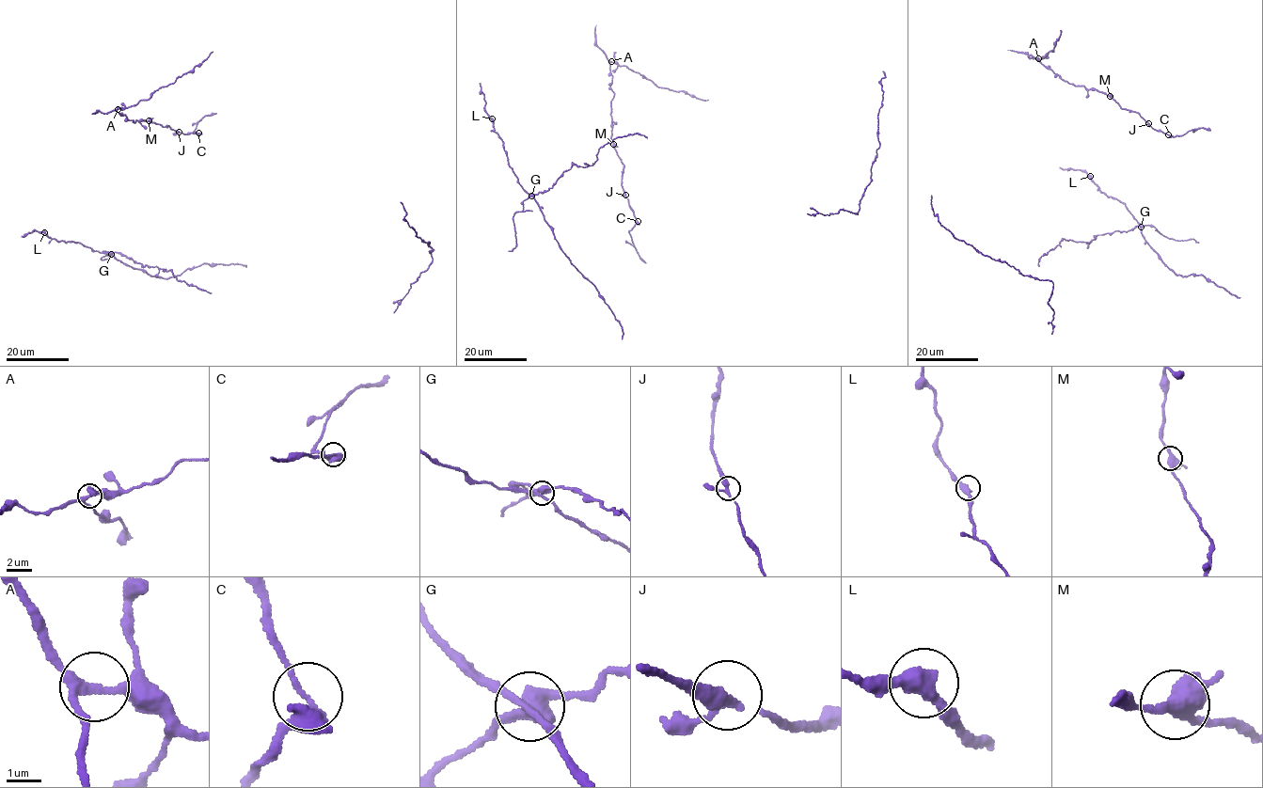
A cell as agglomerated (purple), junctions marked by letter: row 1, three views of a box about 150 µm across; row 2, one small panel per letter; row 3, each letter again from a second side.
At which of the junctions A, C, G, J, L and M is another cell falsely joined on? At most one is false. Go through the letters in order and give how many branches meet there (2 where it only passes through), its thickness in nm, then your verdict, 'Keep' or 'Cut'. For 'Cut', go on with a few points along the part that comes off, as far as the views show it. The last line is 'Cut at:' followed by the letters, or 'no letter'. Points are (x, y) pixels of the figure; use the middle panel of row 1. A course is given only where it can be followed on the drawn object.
A: Branches: 3. Thickness 240 nm. Keep
C: Branches: 3. Thickness 280 nm. Keep
G: Branches: 4. Thickness 400 nm. Cut. Course of the part to remove: (531, 196), (551, 188), (574, 164), (592, 165), (598, 149), (615, 138), (637, 133), (647, 137)
J: Branches: 3. Thickness 280 nm. Keep
L: Branches: 2. Thickness 420 nm. Keep
M: Branches: 4. Thickness 400 nm. Keep
Cut at: G

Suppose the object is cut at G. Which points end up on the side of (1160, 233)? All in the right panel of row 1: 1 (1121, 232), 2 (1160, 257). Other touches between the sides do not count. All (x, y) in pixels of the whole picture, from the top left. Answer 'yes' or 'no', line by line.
1: yes
2: no

